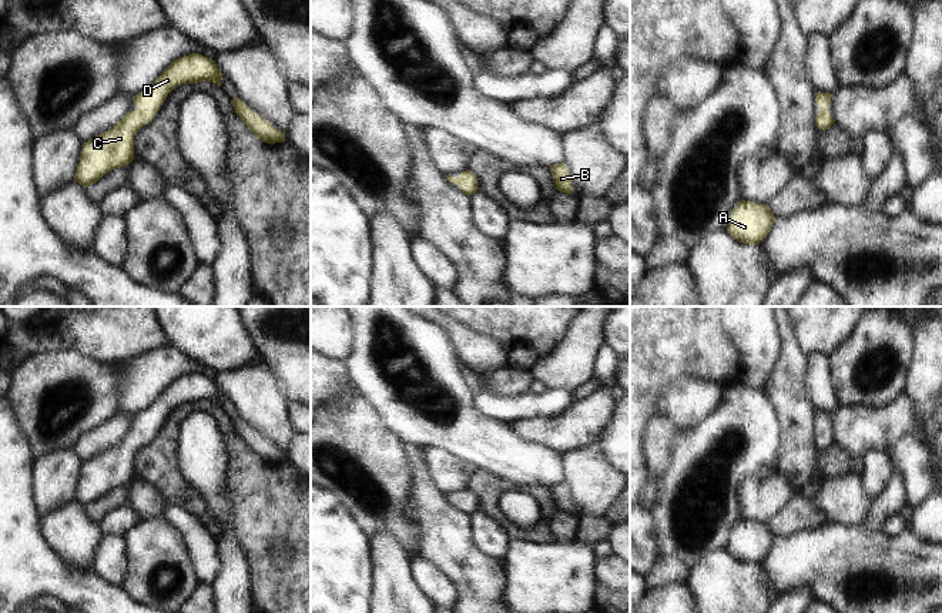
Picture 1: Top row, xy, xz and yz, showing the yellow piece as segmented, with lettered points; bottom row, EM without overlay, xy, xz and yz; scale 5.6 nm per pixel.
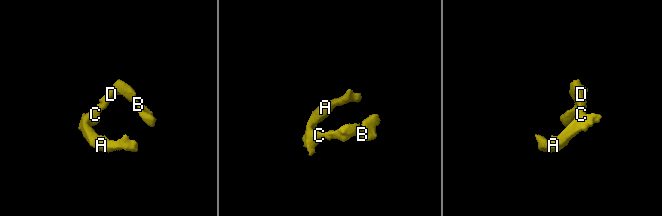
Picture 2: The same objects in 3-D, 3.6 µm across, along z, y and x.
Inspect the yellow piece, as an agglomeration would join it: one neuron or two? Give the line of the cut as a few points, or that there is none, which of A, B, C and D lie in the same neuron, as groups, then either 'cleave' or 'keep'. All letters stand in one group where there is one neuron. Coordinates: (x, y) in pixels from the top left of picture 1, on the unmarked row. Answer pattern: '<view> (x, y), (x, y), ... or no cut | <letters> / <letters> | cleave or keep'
no cut | A B C D | keep

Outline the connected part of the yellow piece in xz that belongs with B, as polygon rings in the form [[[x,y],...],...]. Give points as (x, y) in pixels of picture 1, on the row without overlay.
[[[563,482],[550,485],[549,488],[552,489],[556,509],[573,515],[574,508],[571,505],[569,488]]]

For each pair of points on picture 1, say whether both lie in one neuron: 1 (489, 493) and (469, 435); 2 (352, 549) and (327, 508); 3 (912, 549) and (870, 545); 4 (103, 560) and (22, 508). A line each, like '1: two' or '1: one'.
1: two
2: one
3: one
4: two

